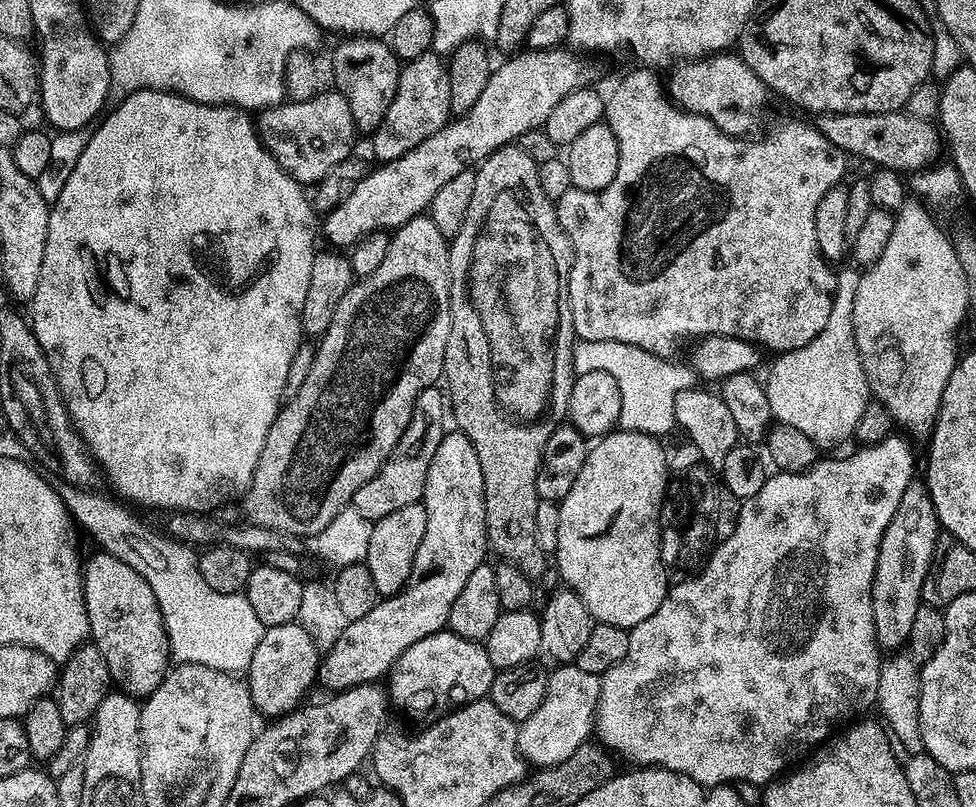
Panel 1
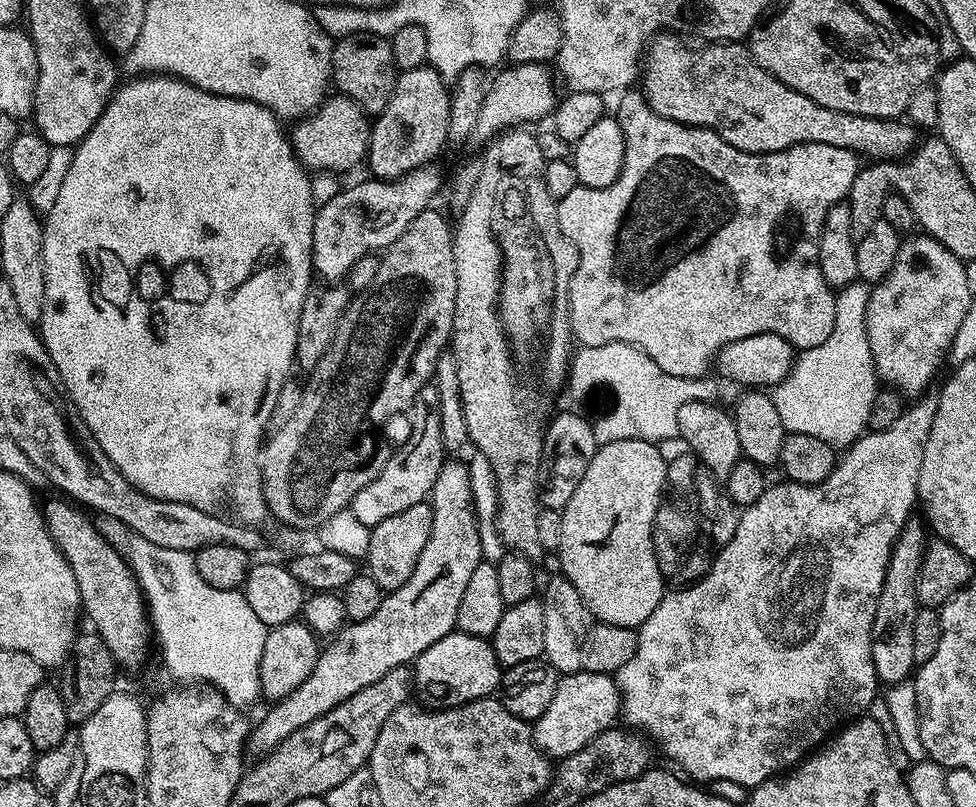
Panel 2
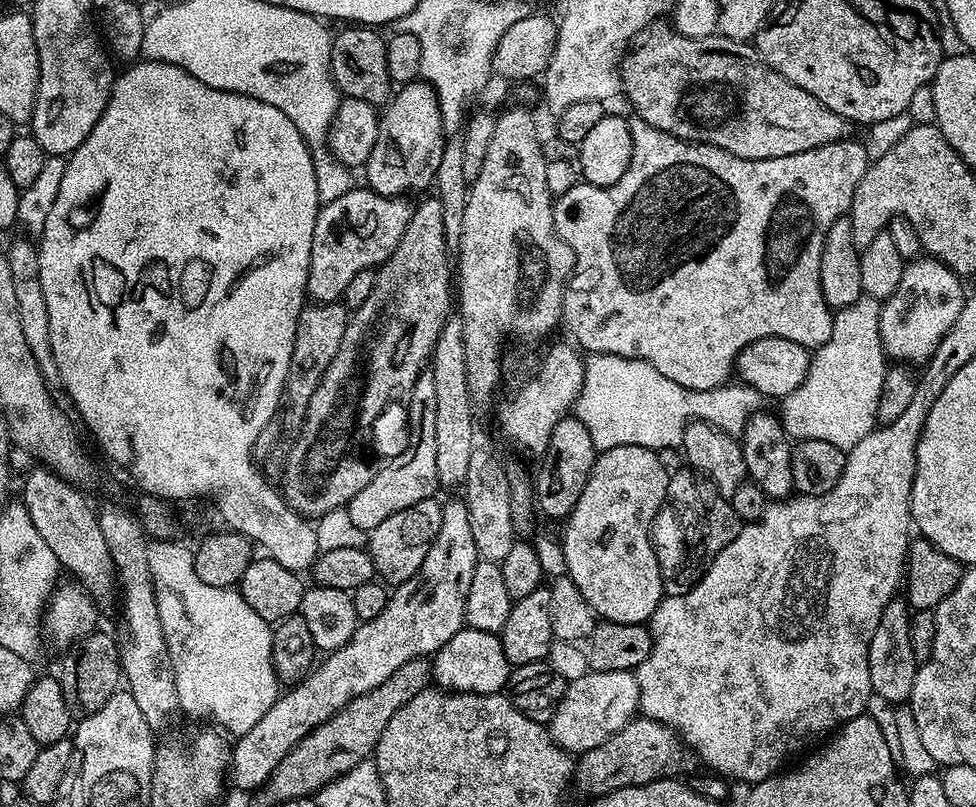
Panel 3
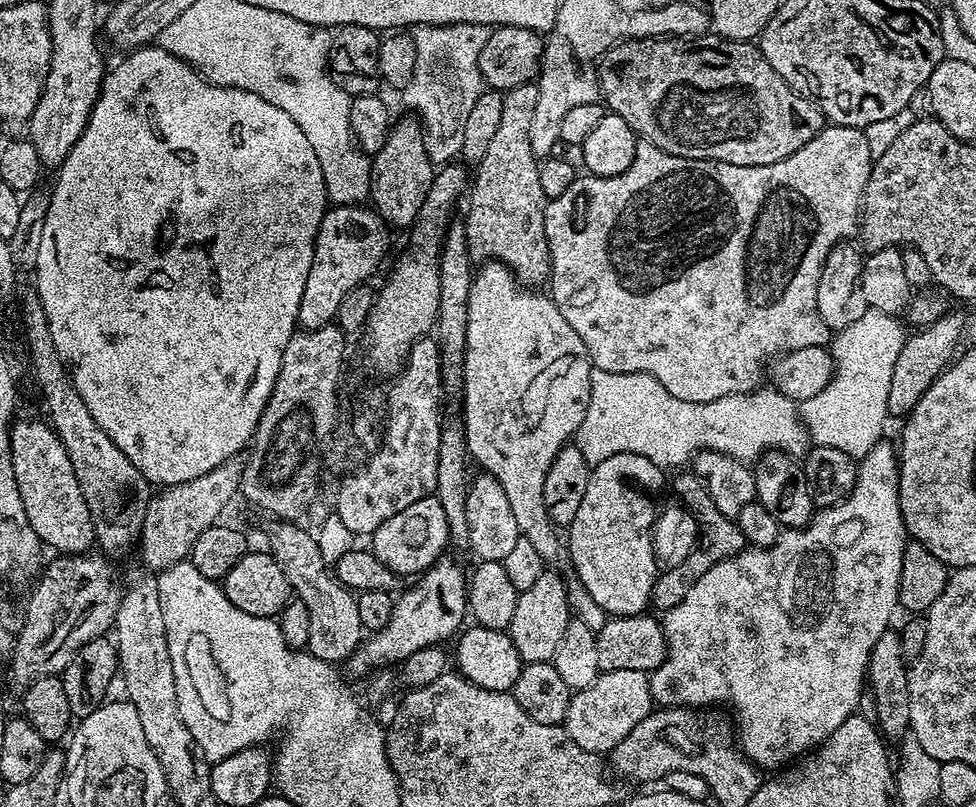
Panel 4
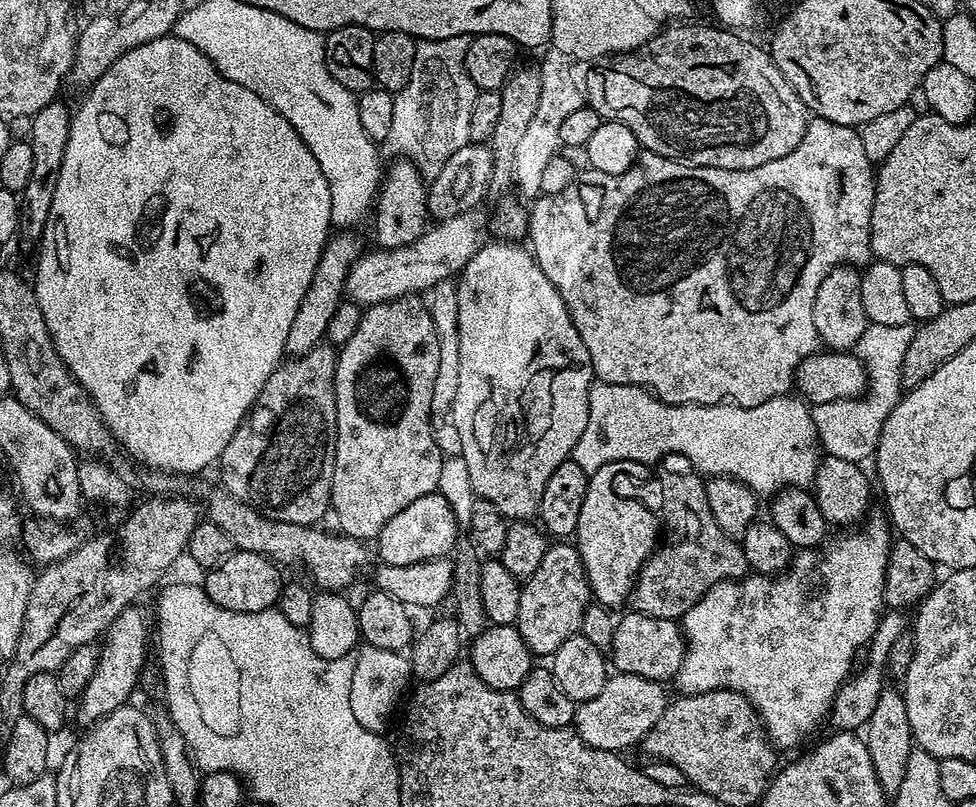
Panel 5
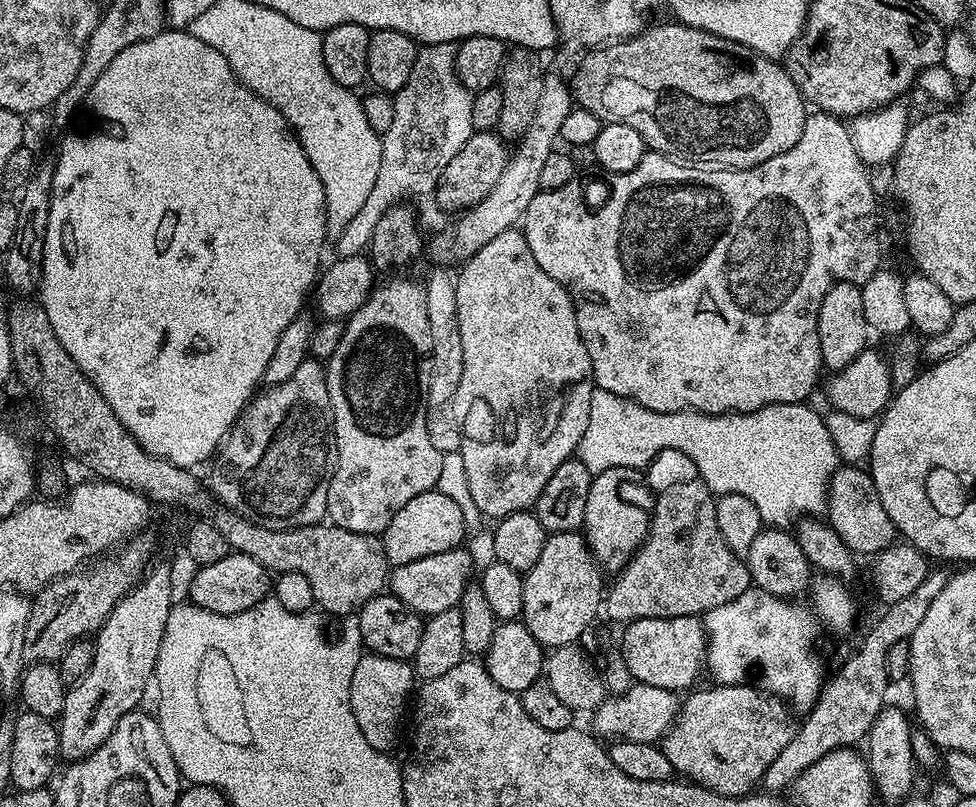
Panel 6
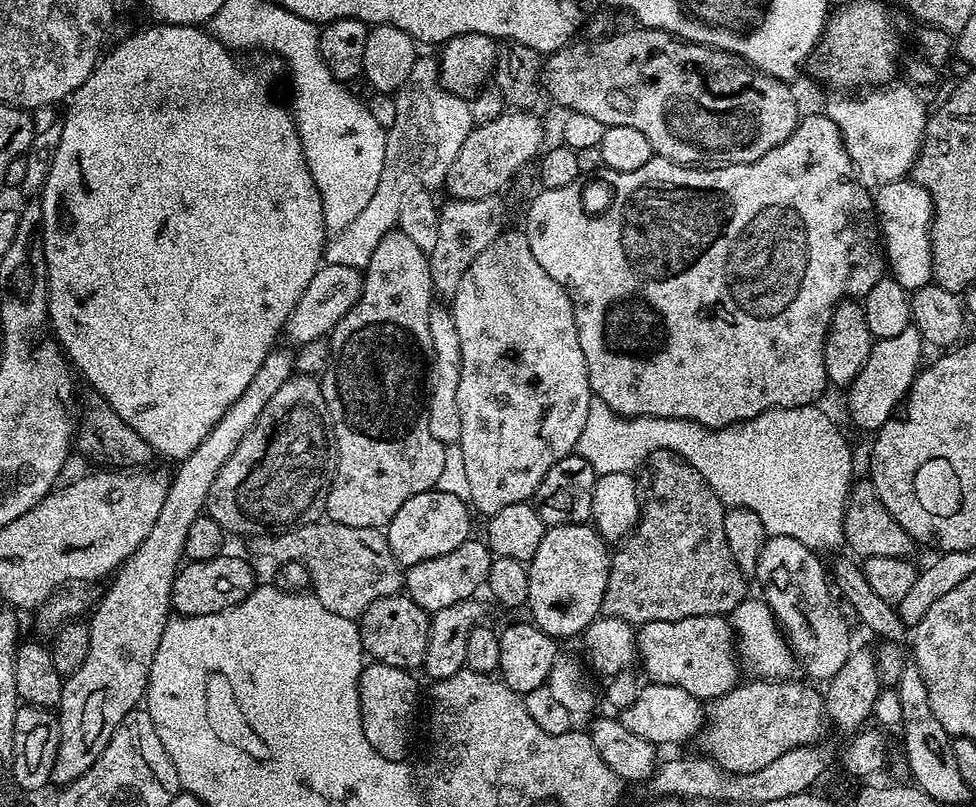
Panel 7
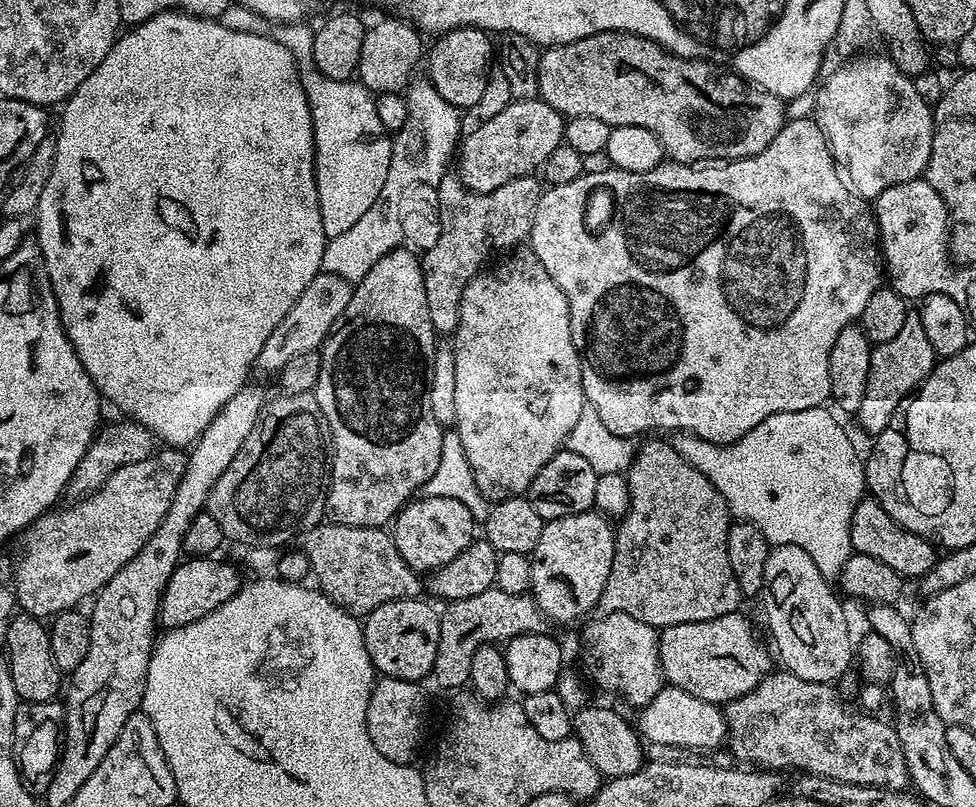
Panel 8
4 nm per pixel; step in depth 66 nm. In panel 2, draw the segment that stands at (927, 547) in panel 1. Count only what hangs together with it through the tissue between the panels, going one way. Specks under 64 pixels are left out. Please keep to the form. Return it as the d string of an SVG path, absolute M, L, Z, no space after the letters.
M916 518L909 519L904 527L896 533L896 540L892 543L892 553L888 559L888 569L884 575L882 590L876 595L876 613L874 614L874 626L872 627L872 657L876 667L877 681L891 686L909 679L904 672L904 662L912 662L914 658L914 618L918 601L916 598L916 583L920 577L920 567L924 561L924 549L926 547L925 525L919 524Z

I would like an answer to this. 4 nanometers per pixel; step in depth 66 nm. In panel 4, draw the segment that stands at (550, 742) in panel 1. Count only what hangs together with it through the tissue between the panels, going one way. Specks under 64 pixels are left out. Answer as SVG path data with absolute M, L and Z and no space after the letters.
M614 670L600 672L592 684L580 691L573 691L572 701L566 710L562 727L570 734L582 750L597 754L608 754L642 718L654 711L652 691L648 685L649 673L638 670Z

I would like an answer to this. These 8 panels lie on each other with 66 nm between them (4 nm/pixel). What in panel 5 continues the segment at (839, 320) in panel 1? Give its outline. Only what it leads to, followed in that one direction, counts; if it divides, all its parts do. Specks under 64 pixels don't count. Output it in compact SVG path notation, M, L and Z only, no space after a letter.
M869 323L854 349L855 355L863 361L867 369L866 395L863 398L826 402L812 408L820 447L827 455L846 458L846 462L855 464L864 462L867 456L868 459L875 457L882 426L902 395L900 382L902 362L906 359L906 350L909 349L915 333L916 328L911 323L902 326L880 326Z

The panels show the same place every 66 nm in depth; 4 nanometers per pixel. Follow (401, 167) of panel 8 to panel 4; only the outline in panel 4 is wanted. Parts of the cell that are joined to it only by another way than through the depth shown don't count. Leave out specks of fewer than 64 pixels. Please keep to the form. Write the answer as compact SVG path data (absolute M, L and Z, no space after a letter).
M476 23L413 25L410 30L417 61L402 96L405 104L417 113L414 114L420 125L423 145L433 165L443 166L460 156L463 127L484 91L478 58L489 31L487 25Z

